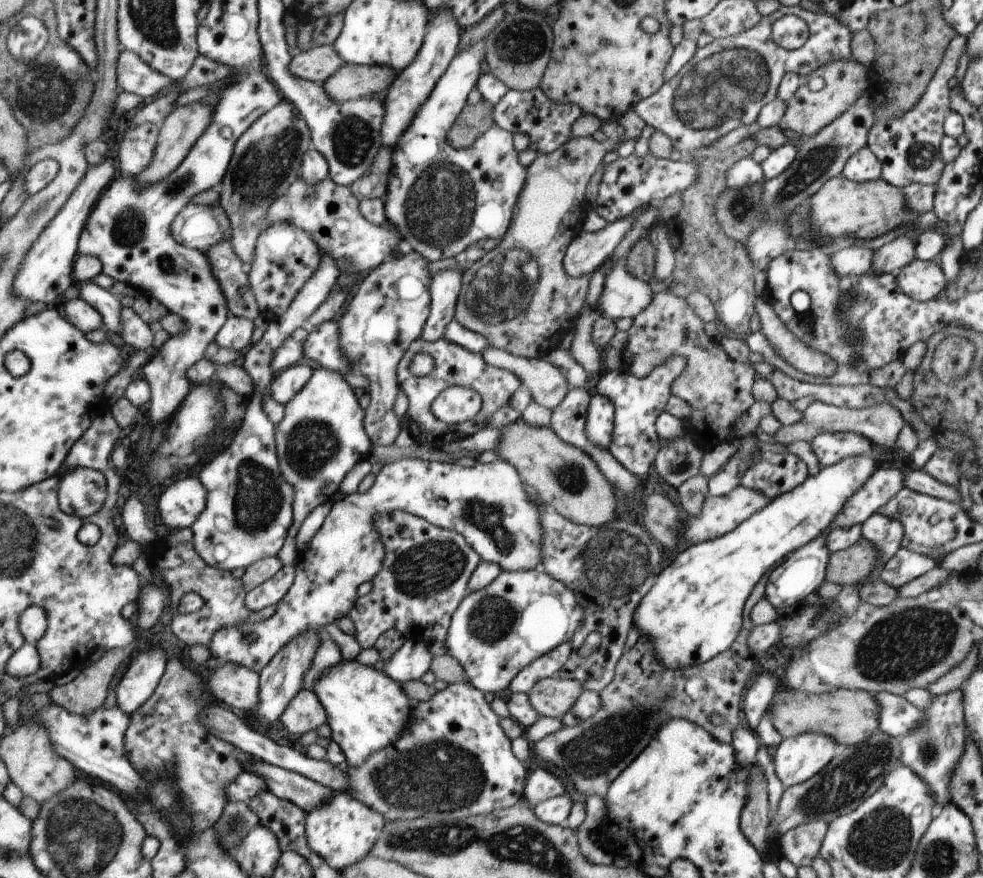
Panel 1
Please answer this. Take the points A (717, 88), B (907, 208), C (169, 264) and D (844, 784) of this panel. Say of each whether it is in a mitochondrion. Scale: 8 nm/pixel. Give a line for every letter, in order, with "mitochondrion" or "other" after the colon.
A: mitochondrion
B: other
C: mitochondrion
D: mitochondrion

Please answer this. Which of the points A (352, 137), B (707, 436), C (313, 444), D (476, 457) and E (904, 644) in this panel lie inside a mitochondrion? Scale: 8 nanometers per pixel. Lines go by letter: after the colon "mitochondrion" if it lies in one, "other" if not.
A: mitochondrion
B: other
C: mitochondrion
D: other
E: mitochondrion

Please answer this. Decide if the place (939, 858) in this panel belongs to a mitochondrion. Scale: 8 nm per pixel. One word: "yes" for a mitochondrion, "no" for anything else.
yes

